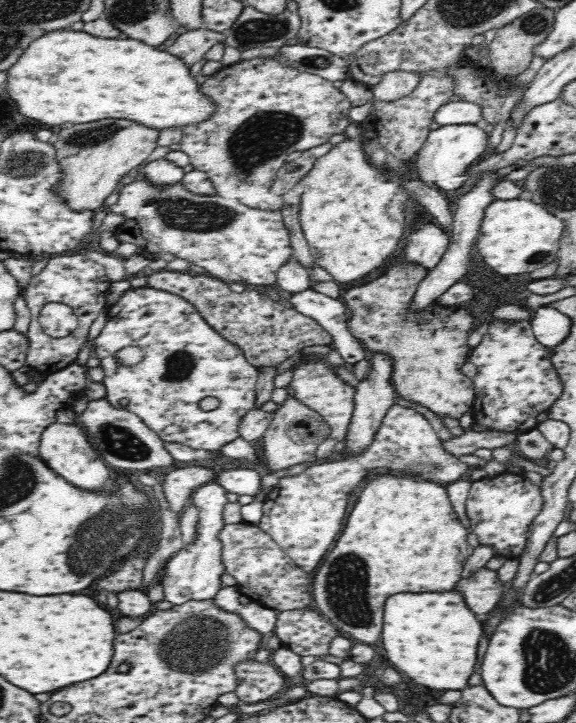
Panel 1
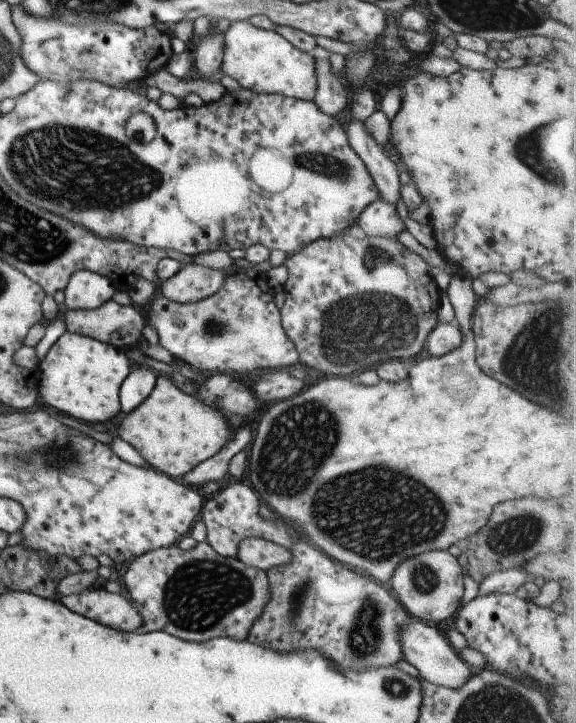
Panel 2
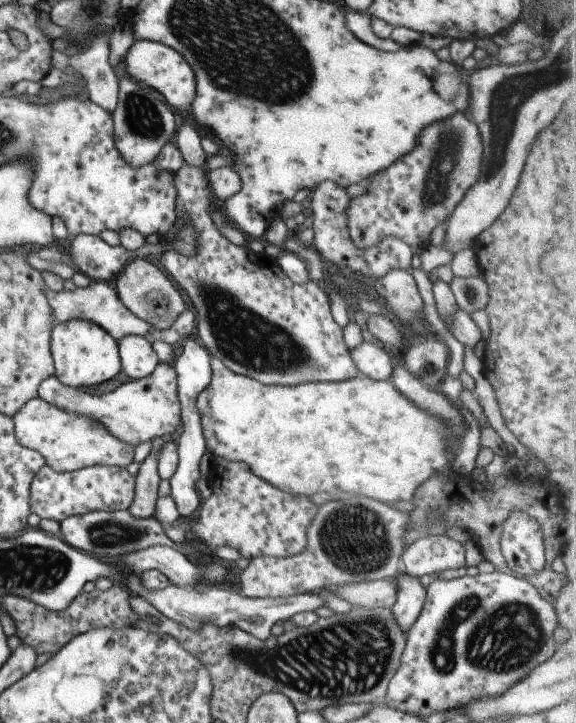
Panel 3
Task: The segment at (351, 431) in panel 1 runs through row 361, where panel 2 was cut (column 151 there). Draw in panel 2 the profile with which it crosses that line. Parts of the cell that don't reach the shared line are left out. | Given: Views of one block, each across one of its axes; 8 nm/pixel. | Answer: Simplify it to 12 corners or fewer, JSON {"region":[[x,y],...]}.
{"region":[[132,367],[118,390],[120,410],[149,396],[157,374]]}

